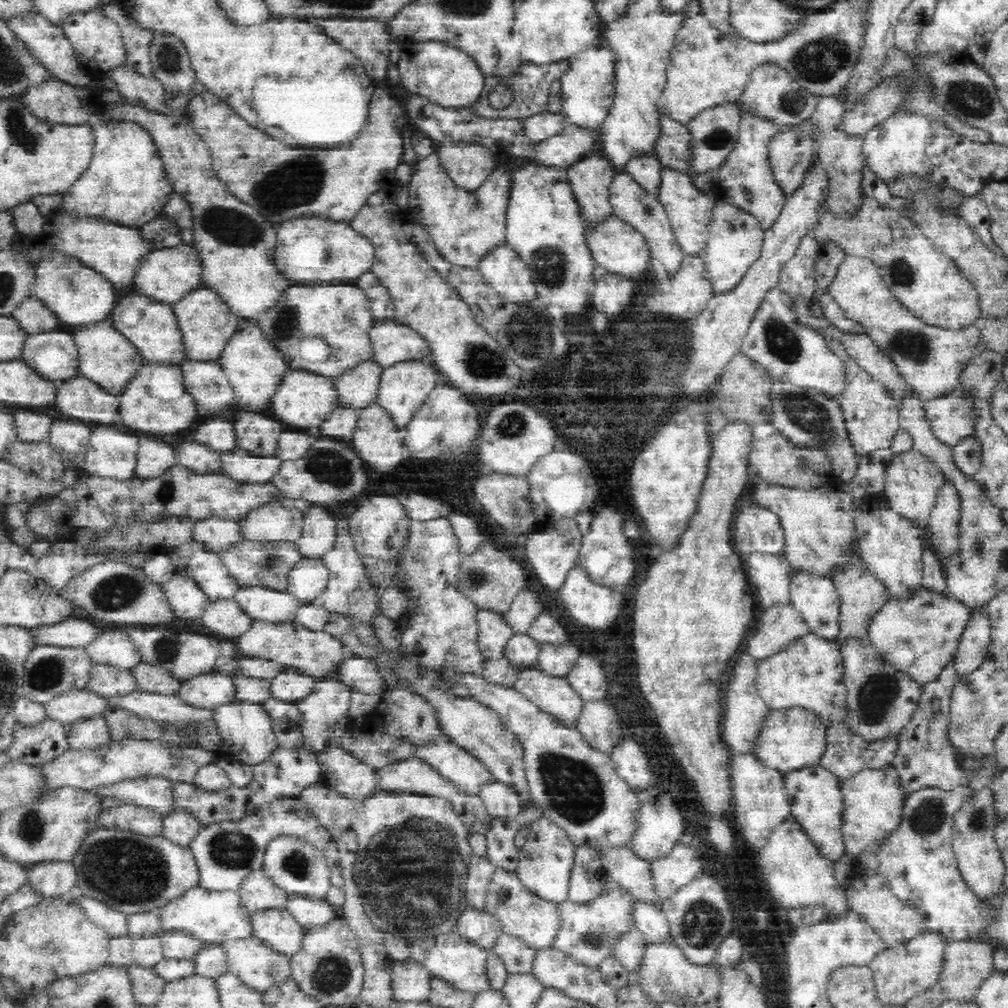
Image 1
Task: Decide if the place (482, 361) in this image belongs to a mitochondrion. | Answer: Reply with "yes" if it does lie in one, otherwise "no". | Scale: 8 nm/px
yes

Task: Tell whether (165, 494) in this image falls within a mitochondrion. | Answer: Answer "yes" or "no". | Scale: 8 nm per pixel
yes

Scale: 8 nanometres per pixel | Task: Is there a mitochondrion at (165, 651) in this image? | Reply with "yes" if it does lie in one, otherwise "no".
yes

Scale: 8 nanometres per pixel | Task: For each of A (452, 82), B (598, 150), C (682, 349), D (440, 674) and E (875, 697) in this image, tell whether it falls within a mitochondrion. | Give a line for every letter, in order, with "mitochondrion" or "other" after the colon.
A: other
B: other
C: other
D: other
E: mitochondrion

